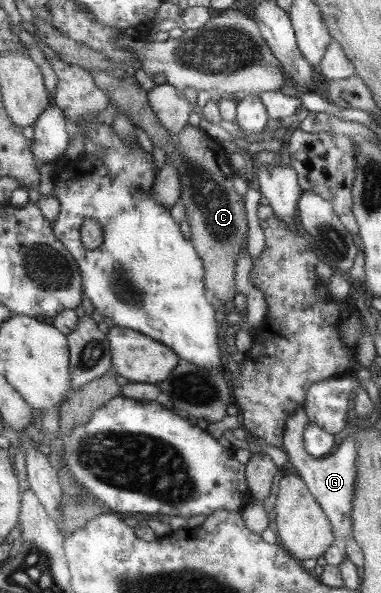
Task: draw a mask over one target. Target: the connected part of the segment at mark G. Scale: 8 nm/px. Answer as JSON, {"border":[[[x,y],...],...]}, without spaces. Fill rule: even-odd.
{"border":[[[302,407],[289,416],[285,423],[282,450],[290,465],[296,470],[296,475],[309,485],[310,492],[313,493],[317,503],[328,517],[329,523],[333,524],[334,541],[340,543],[342,539],[351,536],[350,530],[353,528],[353,498],[356,495],[357,484],[356,438],[352,435],[340,442],[340,446],[332,454],[322,458],[314,458],[306,454],[305,444],[302,440],[302,433],[308,422]]]}

